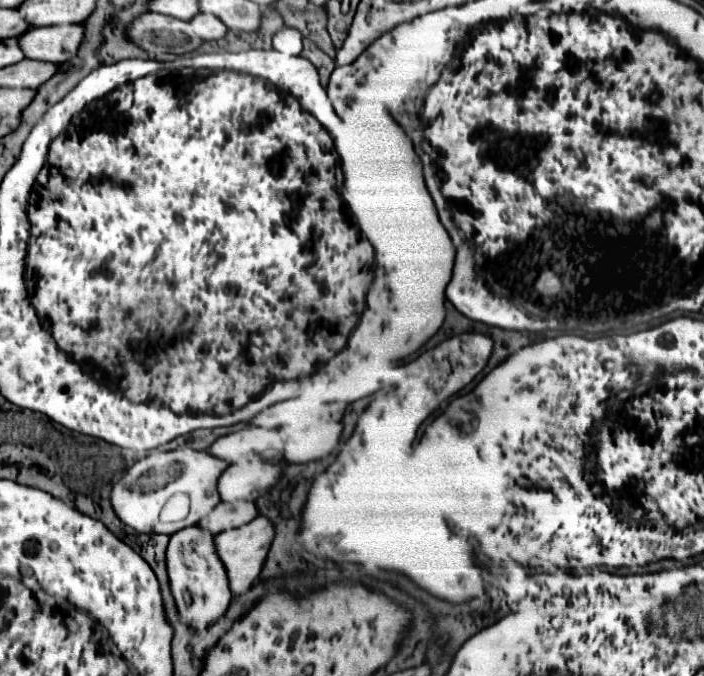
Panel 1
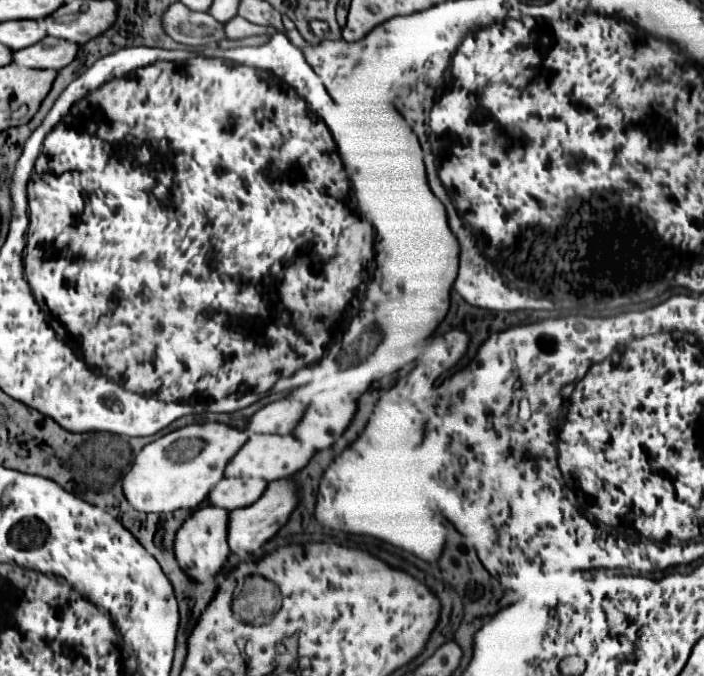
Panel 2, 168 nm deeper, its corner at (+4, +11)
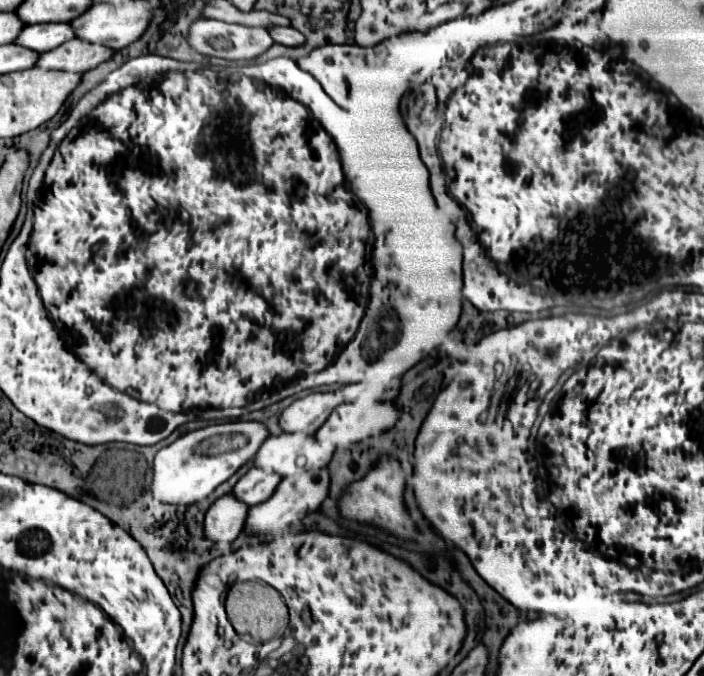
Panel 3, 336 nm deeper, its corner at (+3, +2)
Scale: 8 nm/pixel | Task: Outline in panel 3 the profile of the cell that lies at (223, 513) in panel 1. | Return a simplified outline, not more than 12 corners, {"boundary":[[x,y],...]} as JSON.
{"boundary":[[250,468],[232,494],[248,506],[266,502],[282,478]]}

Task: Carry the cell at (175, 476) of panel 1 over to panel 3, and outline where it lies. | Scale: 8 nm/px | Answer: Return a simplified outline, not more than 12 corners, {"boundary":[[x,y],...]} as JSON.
{"boundary":[[212,424],[154,456],[152,496],[190,506],[244,466],[268,430]]}

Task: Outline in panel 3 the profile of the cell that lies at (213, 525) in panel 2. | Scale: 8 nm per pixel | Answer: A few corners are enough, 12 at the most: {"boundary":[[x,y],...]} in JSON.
{"boundary":[[216,500],[206,512],[204,538],[232,544],[242,532],[248,506]]}

